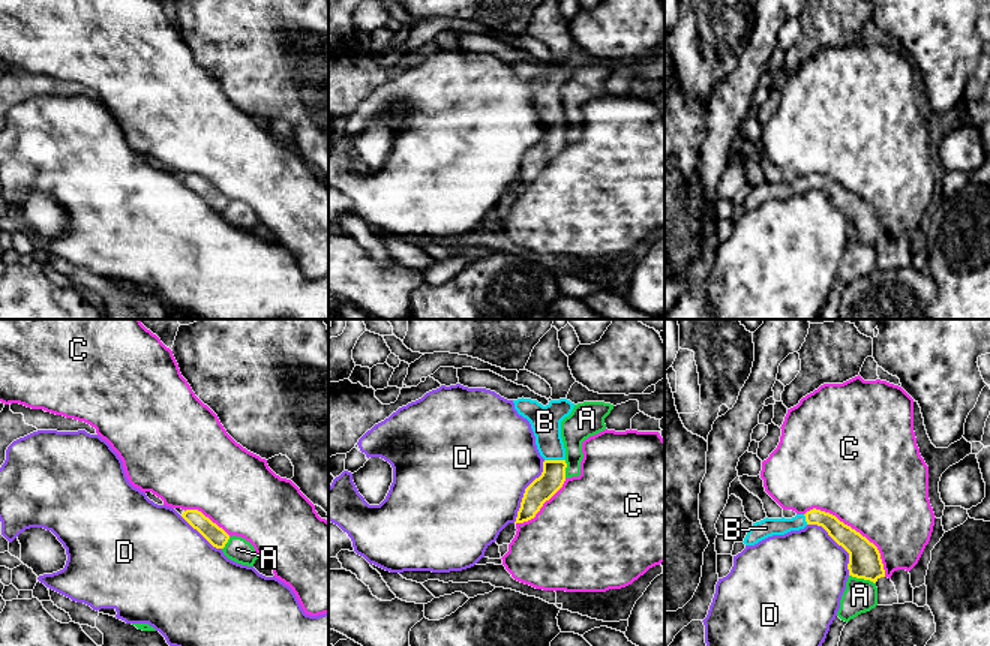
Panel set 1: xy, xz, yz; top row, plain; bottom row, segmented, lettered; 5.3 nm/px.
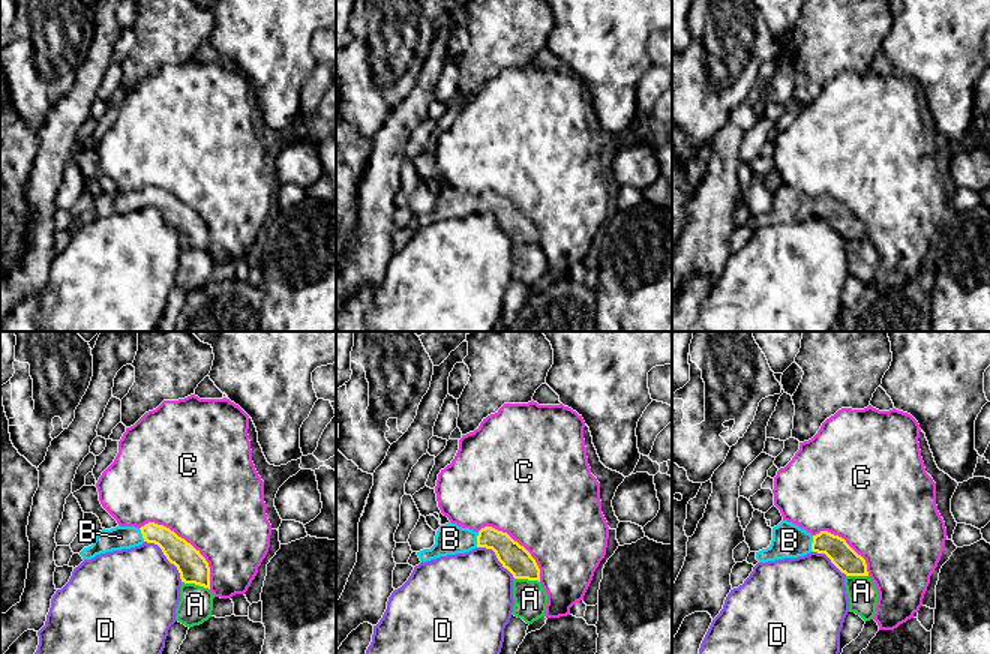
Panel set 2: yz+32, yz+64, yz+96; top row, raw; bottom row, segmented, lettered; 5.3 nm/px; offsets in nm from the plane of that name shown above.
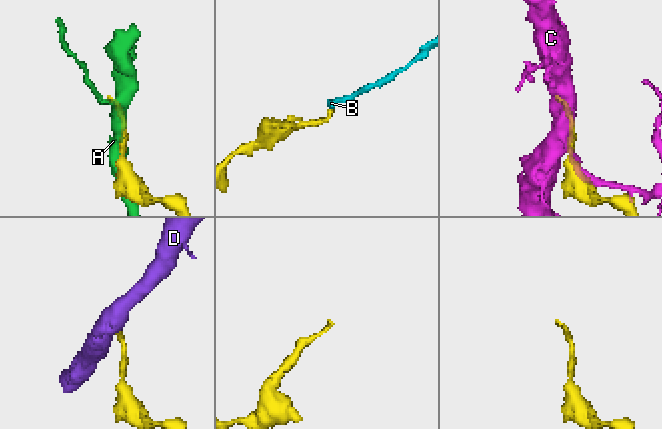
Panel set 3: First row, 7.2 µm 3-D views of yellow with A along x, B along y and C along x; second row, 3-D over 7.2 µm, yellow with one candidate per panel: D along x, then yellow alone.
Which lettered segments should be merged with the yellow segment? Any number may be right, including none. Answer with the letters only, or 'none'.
B

